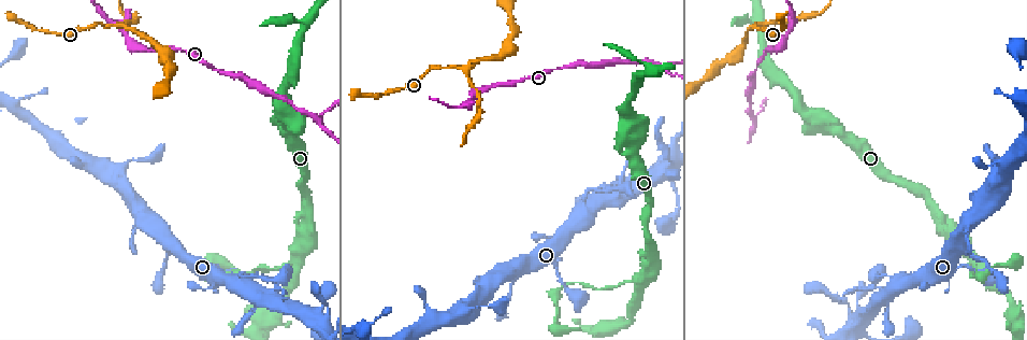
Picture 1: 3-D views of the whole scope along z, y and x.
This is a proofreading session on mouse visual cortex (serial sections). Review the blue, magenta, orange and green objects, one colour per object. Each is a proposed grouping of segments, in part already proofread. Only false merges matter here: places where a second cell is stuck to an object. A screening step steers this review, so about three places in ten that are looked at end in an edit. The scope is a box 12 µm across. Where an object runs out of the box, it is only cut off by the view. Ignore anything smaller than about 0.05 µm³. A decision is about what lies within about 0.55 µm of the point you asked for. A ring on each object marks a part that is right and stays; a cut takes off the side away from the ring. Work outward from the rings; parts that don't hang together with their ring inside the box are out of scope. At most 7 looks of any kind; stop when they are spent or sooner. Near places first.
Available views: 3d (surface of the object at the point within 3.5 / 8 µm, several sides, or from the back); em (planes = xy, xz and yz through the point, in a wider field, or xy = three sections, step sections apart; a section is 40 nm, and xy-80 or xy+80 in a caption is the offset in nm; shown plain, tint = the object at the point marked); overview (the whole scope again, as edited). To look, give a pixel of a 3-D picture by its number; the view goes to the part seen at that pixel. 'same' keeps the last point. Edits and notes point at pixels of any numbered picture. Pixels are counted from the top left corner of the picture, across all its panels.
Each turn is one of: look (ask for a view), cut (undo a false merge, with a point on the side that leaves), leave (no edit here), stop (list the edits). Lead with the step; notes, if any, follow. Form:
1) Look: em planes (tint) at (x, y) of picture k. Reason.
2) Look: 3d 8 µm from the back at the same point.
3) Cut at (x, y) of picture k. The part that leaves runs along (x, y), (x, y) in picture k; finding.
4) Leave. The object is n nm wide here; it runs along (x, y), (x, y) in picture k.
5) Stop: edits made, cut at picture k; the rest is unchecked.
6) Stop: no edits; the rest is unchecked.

Look: 3d 3.5 µm at (461, 65) of picture 1. Two arms in line, one across.

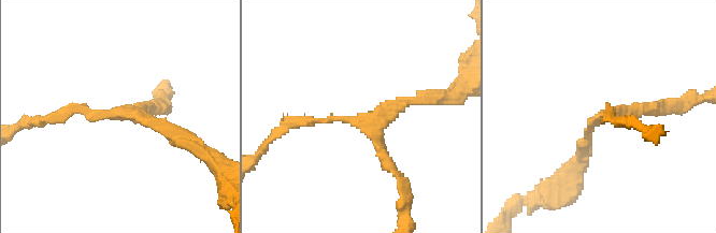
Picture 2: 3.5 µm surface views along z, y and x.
Leave. It runs along (287, 126), (373, 120), (419, 98) in picture 2; one cell here.

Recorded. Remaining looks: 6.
Look: 3d 8 µm at (316, 119) of picture 1. Arms part here.

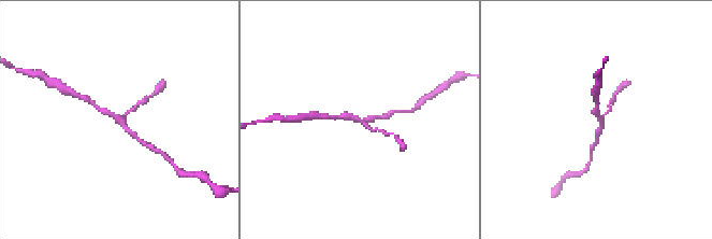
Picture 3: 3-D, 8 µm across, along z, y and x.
Look: em xy step 1 (tint) at (360, 120) of picture 3. 3 arms meet here; the arms are 100, 150, 150 nm wide; need the tissue.

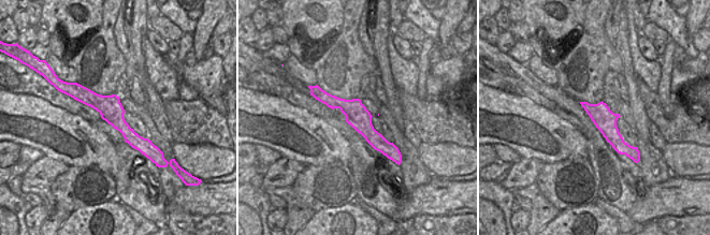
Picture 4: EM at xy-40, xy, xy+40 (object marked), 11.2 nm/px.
Leave. It runs along (318, 92), (341, 103), (391, 147) in picture 4; all the same cell.

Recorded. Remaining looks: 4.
Look: 3d 3.5 µm at (624, 187) of picture 1. Sharp bend.

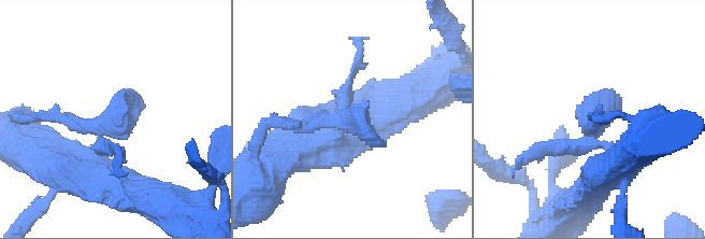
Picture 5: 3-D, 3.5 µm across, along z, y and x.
Look: em xy step 3 (tint) at (589, 126) of picture 5. Need the tissue.

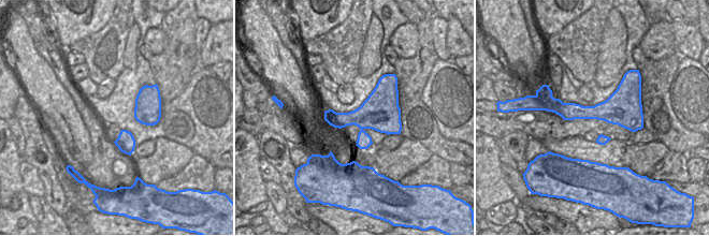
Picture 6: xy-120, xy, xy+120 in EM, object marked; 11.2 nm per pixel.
Leave. It runs along (74, 171), (127, 102), (141, 109) in picture 5; continuous, no second cell.

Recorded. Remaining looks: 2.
Stop: no edits; the rest is unchecked.

